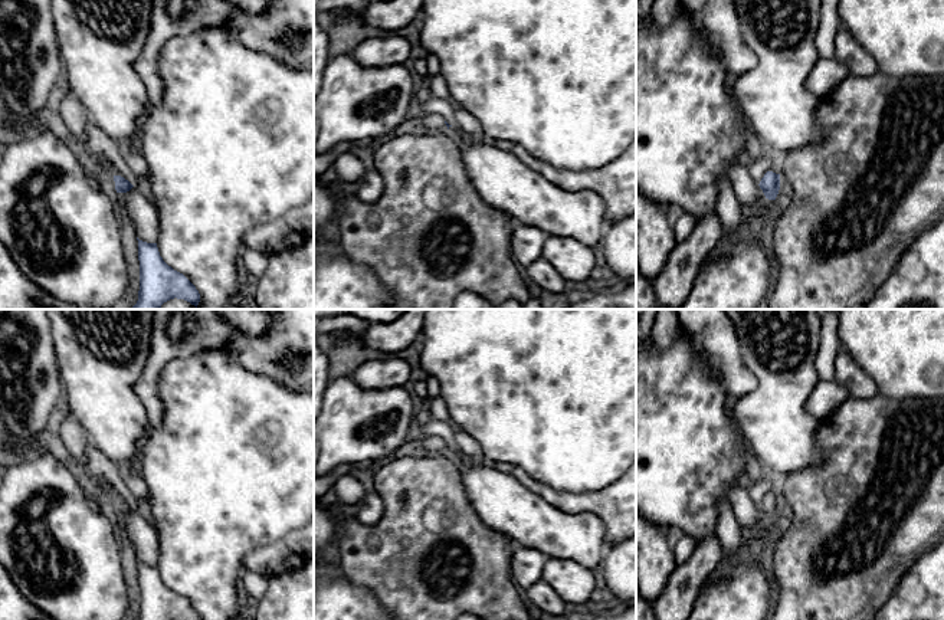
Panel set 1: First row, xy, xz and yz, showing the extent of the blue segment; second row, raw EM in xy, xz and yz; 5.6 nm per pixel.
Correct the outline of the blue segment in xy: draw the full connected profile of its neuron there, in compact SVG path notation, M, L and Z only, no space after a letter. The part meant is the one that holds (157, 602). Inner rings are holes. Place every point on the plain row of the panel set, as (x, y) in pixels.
M138 562L138 620L200 620L196 608L160 578L157 565Z

